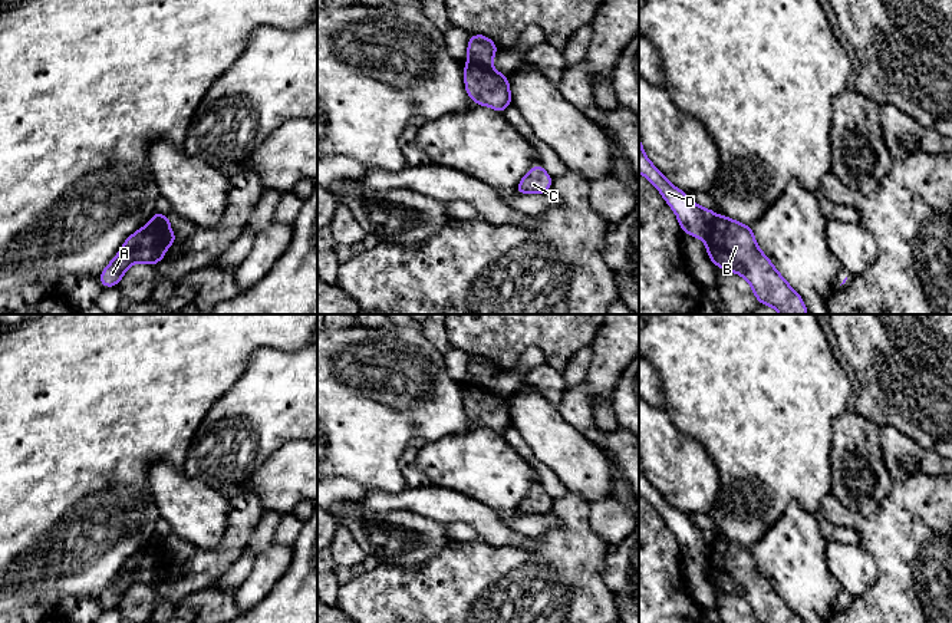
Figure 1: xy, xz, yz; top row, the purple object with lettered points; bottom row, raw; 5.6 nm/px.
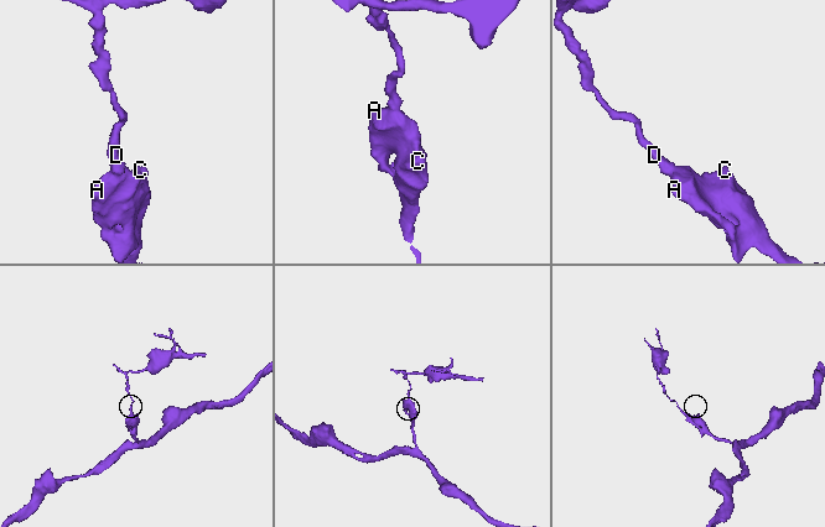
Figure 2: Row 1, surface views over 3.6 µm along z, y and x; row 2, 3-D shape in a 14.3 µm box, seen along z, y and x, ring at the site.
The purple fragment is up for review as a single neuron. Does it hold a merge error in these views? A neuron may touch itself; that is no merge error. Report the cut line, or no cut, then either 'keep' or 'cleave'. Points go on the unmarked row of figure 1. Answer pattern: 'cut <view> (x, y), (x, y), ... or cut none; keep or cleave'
cut yz (717, 537), (711, 554), (704, 561); cleave

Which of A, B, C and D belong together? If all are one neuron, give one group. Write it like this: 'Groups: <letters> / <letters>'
Groups: A B C / D

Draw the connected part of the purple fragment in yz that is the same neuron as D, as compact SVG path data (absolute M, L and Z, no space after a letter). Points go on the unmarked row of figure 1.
M639 458L639 494L646 498L665 520L678 538L682 554L706 561L712 553L717 535L695 525L686 514L673 508L665 497L648 481Z

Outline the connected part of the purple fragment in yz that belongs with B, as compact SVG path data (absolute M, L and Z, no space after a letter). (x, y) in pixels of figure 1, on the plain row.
M717 537L712 553L704 563L712 586L744 599L758 623L803 623L758 570L750 547Z

